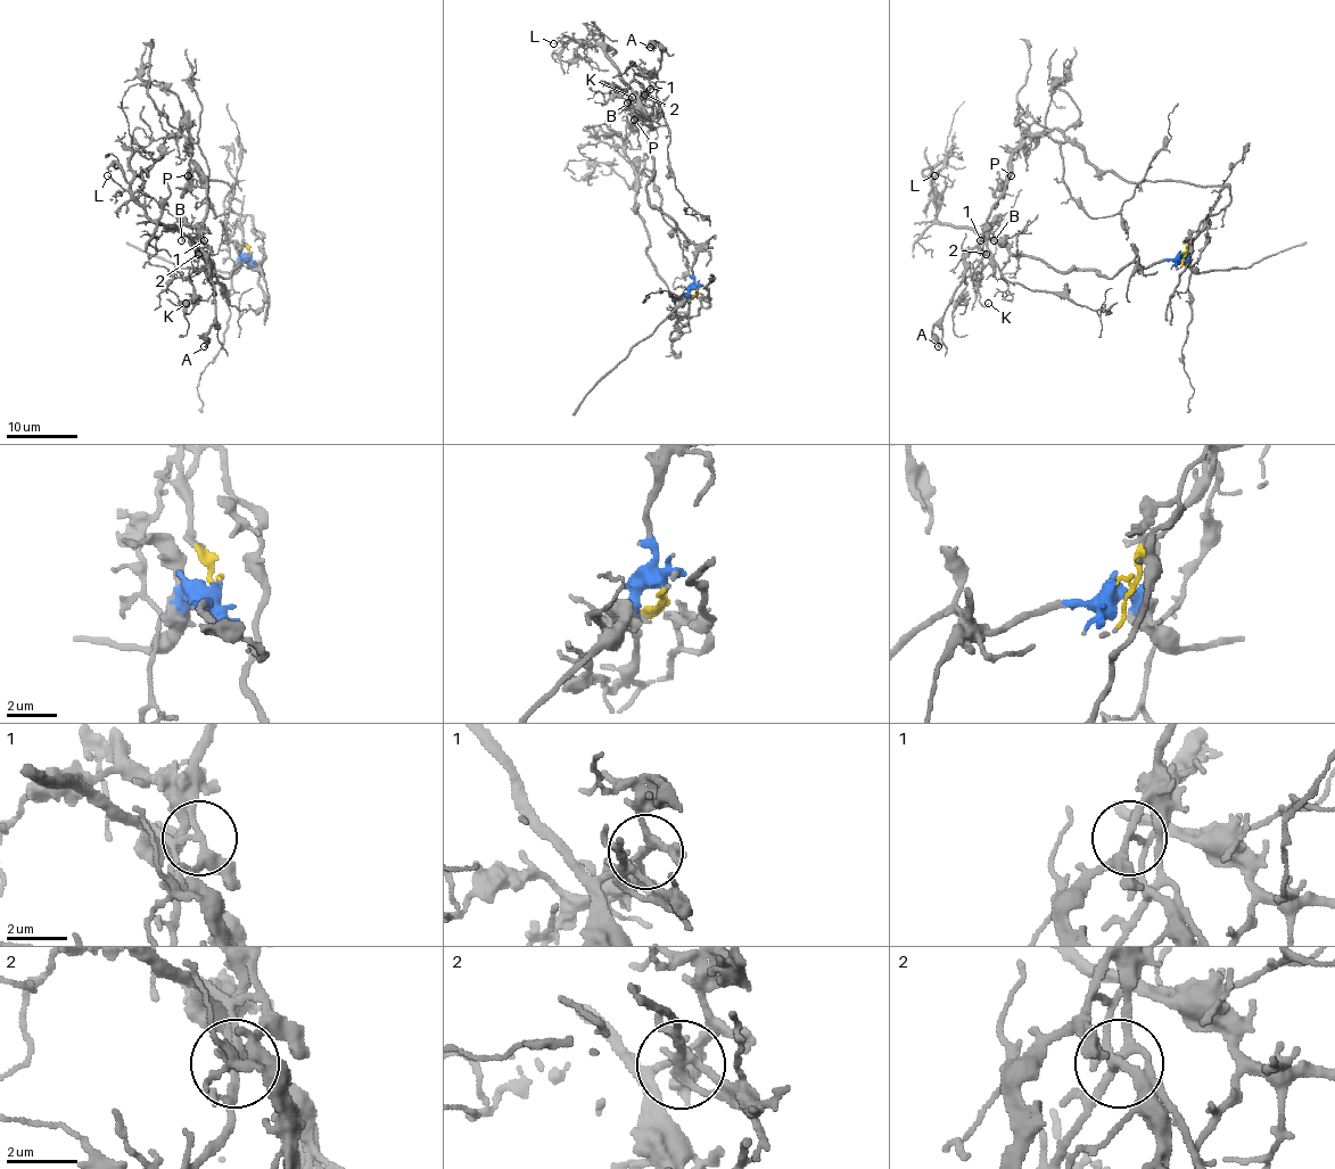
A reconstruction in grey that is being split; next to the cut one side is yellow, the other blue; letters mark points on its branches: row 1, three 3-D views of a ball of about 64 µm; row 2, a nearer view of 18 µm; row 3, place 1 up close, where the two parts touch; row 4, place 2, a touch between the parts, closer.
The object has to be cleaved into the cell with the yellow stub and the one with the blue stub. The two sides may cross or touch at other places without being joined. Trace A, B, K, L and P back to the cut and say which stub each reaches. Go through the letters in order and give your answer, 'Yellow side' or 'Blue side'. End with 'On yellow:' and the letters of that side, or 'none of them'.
A: Yellow side
B: Yellow side
K: Yellow side
L: Blue side
P: Yellow side
On yellow: A, B, K, P

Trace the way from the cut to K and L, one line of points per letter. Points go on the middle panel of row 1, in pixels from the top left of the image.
K: (698, 289), (687, 324), (675, 327), (625, 153), (653, 101), (634, 82), (614, 87), (632, 98)
L: (698, 289), (692, 281), (692, 243), (650, 203), (650, 121), (632, 87), (598, 46), (575, 40), (553, 44)

